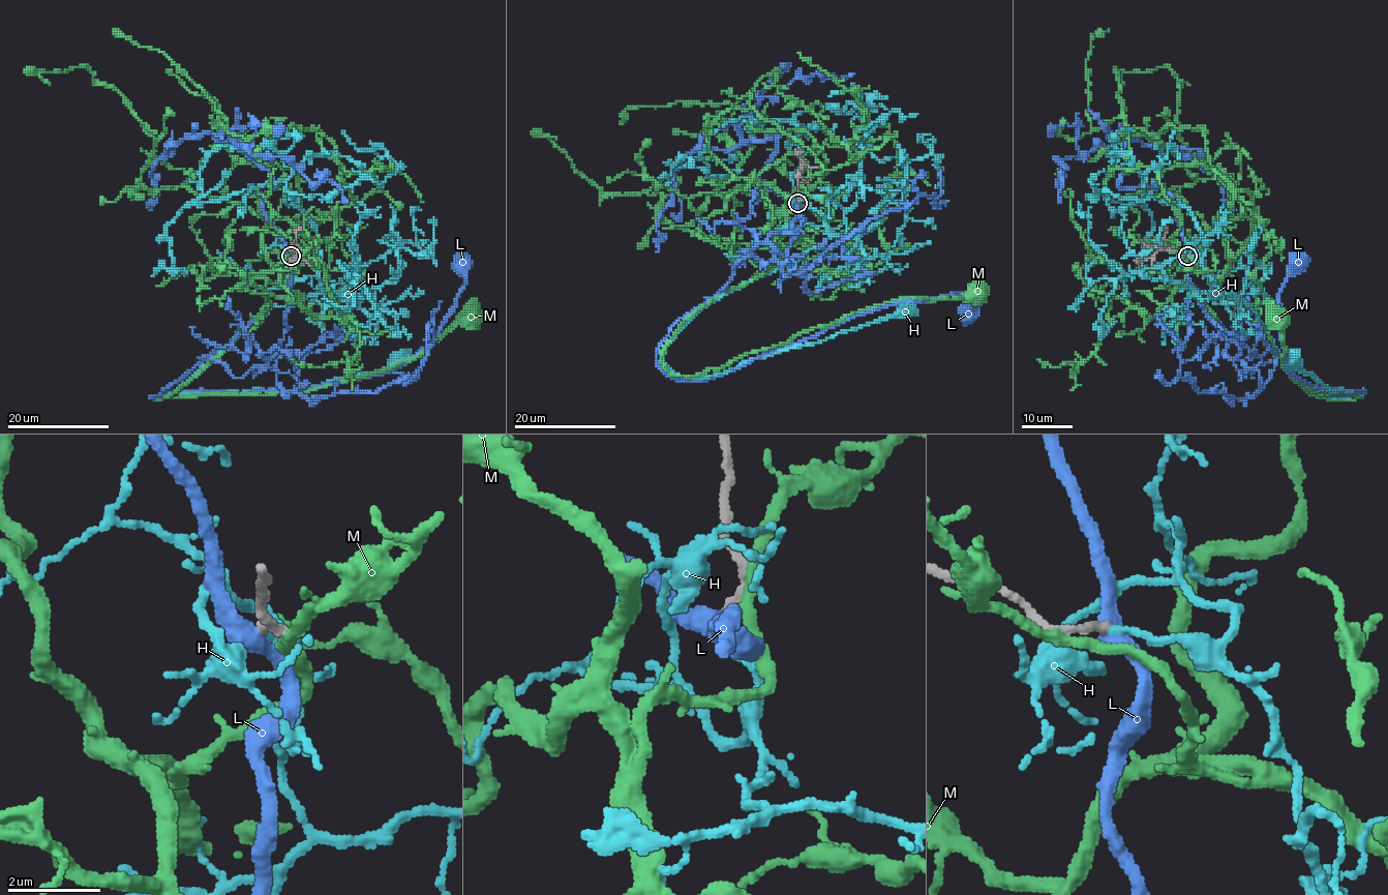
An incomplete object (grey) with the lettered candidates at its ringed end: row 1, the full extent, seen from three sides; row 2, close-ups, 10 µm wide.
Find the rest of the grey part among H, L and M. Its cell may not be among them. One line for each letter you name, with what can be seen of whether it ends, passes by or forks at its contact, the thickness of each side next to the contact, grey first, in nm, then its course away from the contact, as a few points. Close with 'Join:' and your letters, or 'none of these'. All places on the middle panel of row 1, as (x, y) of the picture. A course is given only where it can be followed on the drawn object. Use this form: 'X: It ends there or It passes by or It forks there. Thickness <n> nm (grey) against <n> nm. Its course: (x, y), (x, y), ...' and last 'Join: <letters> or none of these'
H: It passes by. Thickness 170 nm (grey) against 100 nm. Its course: (797, 204), (800, 224), (824, 227), (827, 238), (703, 305), (664, 363), (679, 375), (715, 377), (903, 305)
Join: H

